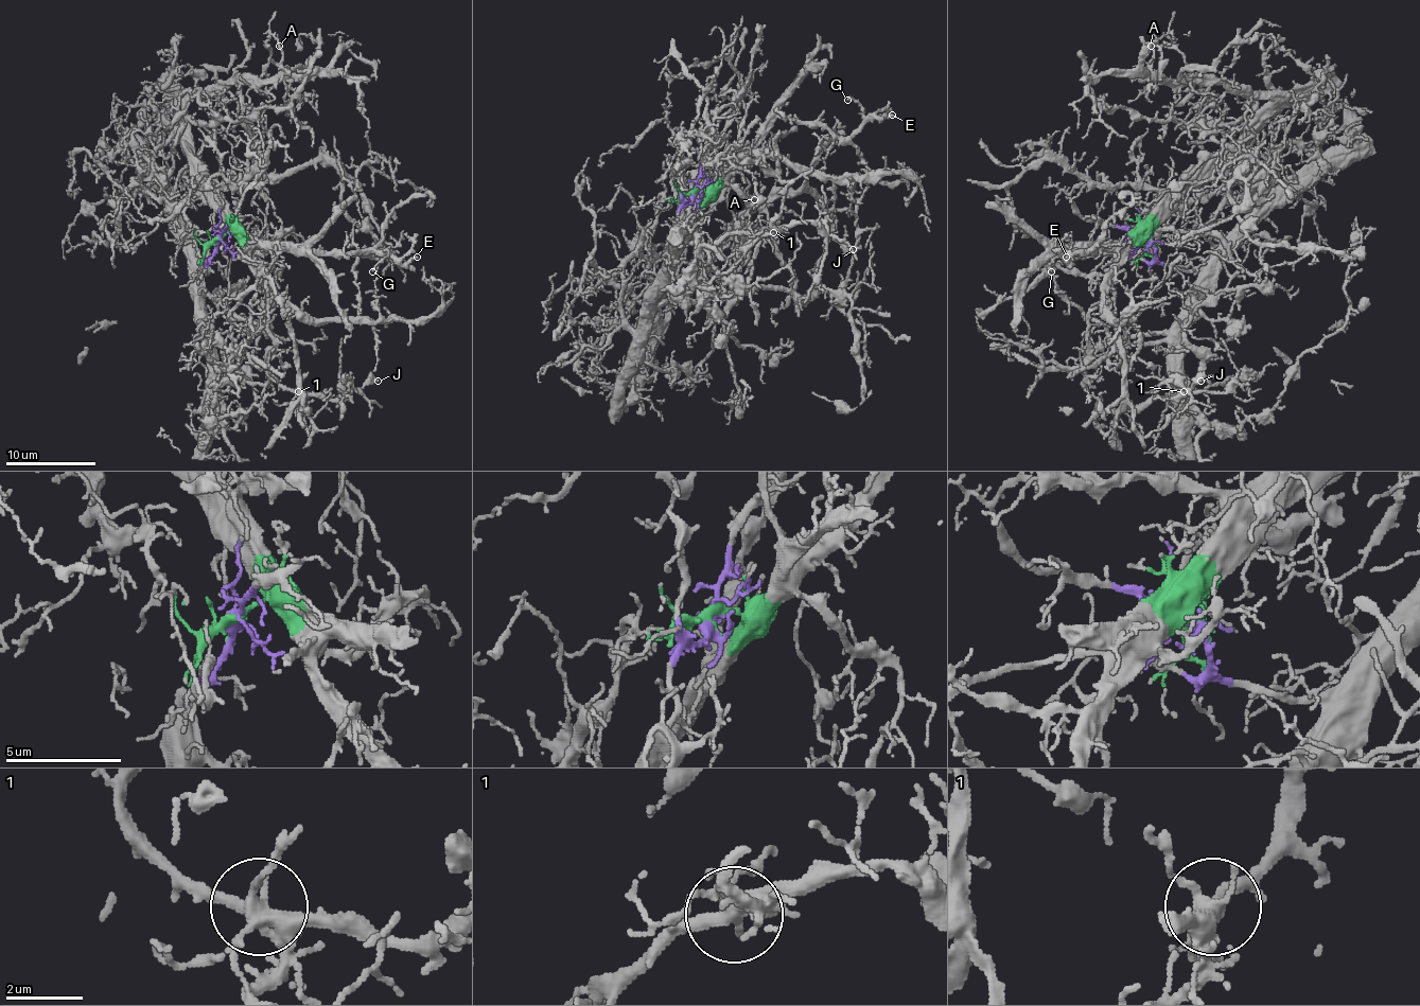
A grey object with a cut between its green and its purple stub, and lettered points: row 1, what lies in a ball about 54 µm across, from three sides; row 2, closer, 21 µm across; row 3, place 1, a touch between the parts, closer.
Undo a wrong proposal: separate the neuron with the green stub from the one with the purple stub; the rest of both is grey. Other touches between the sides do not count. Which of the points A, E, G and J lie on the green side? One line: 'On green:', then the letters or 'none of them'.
On green: A, E, G

